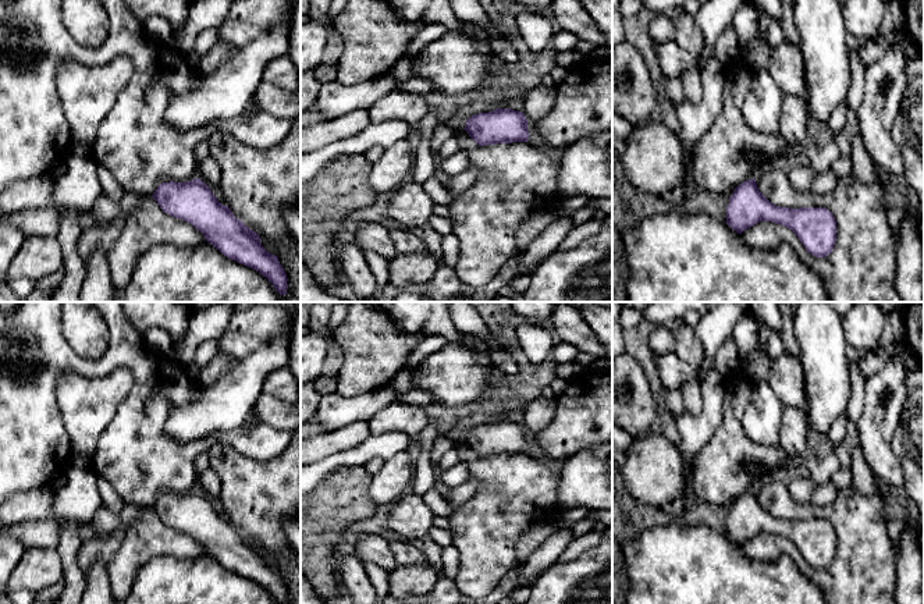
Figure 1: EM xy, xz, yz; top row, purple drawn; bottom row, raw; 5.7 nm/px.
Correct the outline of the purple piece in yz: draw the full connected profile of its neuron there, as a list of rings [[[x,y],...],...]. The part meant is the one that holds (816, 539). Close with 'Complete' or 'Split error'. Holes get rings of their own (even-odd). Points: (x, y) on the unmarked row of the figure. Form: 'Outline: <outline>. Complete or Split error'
Outline: [[[736,372],[726,377],[722,420],[710,441],[694,456],[692,487],[700,501],[729,509],[726,536],[738,546],[742,546],[758,533],[772,533],[792,541],[810,566],[825,569],[832,564],[836,551],[834,526],[825,519],[789,520],[775,518],[757,500],[756,487],[761,482],[778,476],[760,477],[747,465],[757,463],[782,472],[786,452],[781,447],[754,444],[742,429],[742,418],[751,401],[753,384],[750,377]]]. Split error

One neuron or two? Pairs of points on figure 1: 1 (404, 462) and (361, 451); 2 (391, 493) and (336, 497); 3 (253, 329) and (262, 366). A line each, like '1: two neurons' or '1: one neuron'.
1: two neurons
2: two neurons
3: two neurons

